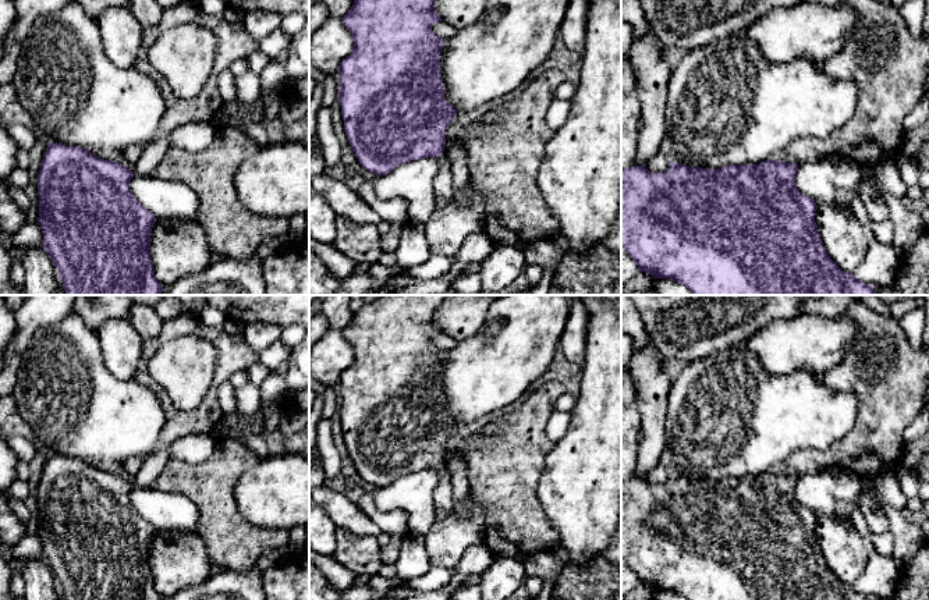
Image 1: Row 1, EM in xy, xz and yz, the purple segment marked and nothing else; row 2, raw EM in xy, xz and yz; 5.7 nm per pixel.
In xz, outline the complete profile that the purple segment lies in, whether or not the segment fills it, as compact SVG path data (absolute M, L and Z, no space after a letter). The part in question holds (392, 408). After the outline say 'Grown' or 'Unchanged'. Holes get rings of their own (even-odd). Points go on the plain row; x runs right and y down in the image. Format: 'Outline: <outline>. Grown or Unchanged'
Outline: M384 295L354 309L351 322L341 330L352 347L354 361L338 379L338 415L344 443L359 476L376 486L386 487L409 472L440 469L446 457L446 441L457 422L444 412L446 400L440 386L443 354L430 342L443 333L435 324L435 310L450 295Z. Unchanged

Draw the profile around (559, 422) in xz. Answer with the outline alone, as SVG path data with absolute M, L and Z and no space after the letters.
M554 411L549 418L546 433L553 443L557 443L570 426L570 413Z

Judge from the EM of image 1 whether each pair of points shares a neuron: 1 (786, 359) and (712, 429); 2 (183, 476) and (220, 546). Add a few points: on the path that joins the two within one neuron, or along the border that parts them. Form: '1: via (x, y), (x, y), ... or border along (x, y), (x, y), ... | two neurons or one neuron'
1: border along (748, 350), (776, 375), (789, 375), (804, 368) | two neurons
2: via (199, 493), (219, 512), (220, 529) | one neuron

